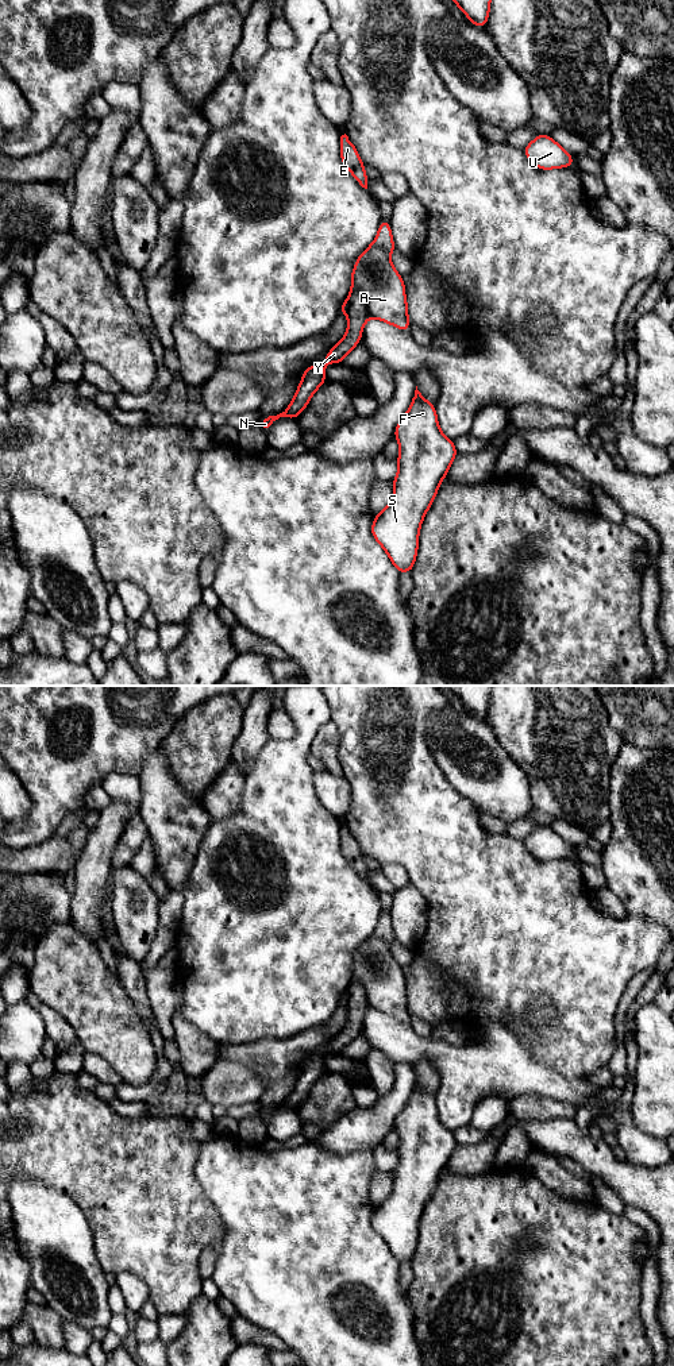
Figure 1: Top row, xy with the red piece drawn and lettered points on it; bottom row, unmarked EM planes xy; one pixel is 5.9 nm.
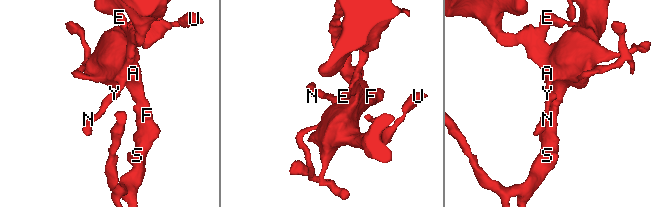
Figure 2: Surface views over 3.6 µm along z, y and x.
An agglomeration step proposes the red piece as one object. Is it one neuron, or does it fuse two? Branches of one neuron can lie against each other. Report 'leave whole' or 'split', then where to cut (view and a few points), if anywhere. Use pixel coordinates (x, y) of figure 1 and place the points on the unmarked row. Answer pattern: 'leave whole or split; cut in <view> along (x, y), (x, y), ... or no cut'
split; cut in xy along (353, 979), (364, 988), (369, 1007)

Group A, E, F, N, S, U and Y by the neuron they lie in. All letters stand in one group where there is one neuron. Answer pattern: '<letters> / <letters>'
A F S U / E N Y

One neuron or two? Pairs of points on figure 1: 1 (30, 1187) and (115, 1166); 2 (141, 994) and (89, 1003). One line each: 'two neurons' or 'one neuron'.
1: two neurons
2: two neurons

